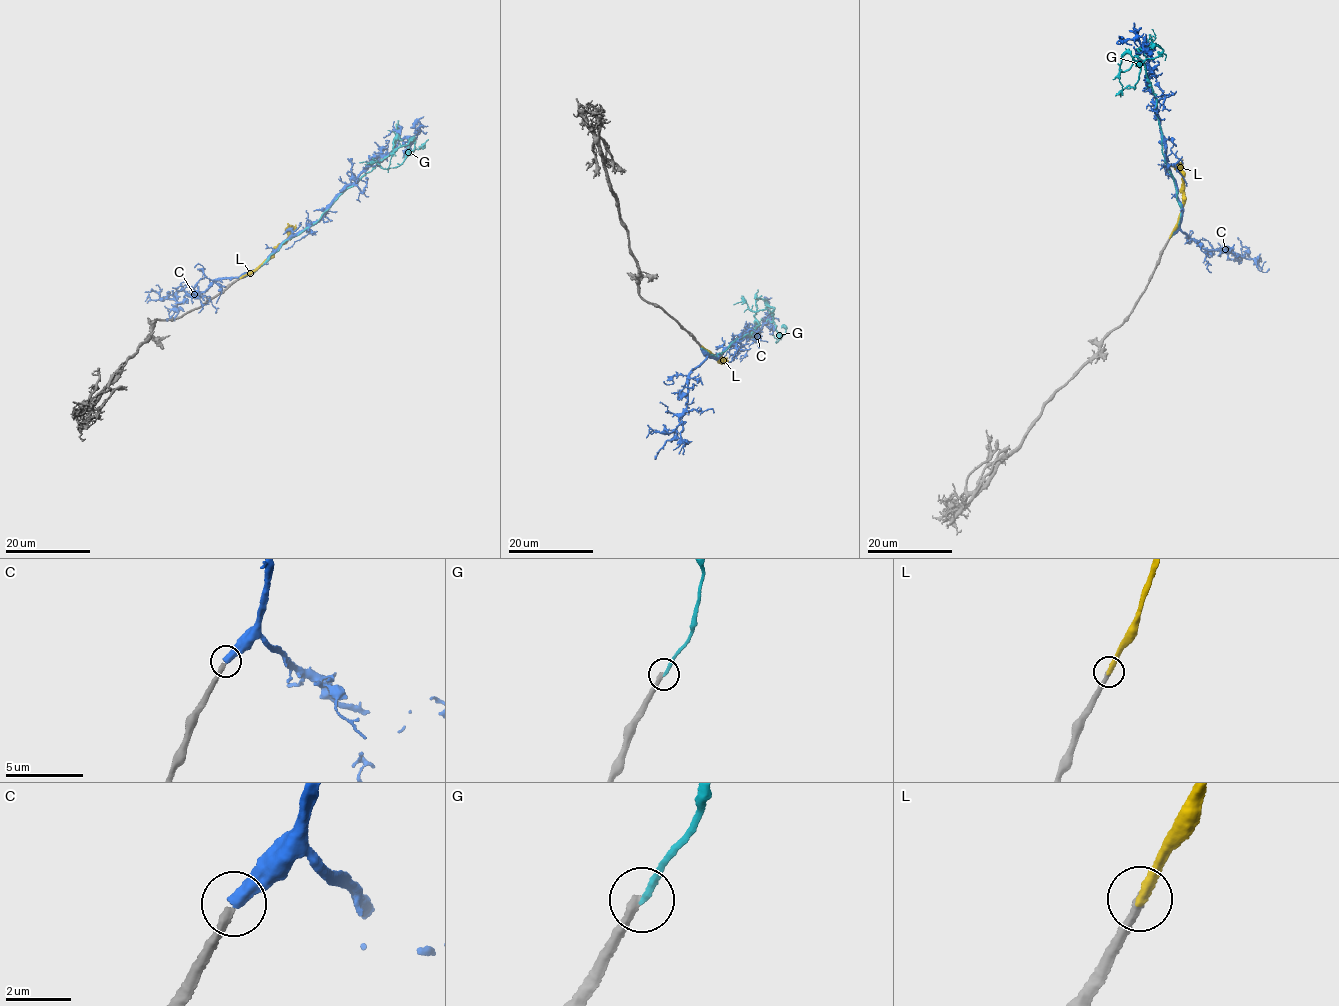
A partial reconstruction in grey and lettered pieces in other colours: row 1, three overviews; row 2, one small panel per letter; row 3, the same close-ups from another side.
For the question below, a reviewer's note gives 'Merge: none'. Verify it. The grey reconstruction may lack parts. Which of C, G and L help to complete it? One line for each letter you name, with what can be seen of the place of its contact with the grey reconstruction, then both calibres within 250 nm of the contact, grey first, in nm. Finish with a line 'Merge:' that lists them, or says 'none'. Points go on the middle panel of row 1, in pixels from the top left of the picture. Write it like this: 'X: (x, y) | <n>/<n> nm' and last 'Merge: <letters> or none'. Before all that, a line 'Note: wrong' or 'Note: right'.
Note: wrong
L: (701, 346) | 340/340 nm
Merge: L

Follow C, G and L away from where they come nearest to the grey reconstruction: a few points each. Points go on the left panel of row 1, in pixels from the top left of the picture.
C: (239, 277), (247, 276), (286, 240), (323, 216), (334, 196), (374, 159), (383, 157), (419, 127), (420, 132)
G: (239, 278), (321, 217), (390, 153), (394, 140), (393, 150), (414, 144), (398, 166), (360, 162)
L: (240, 277), (268, 257), (295, 224)

